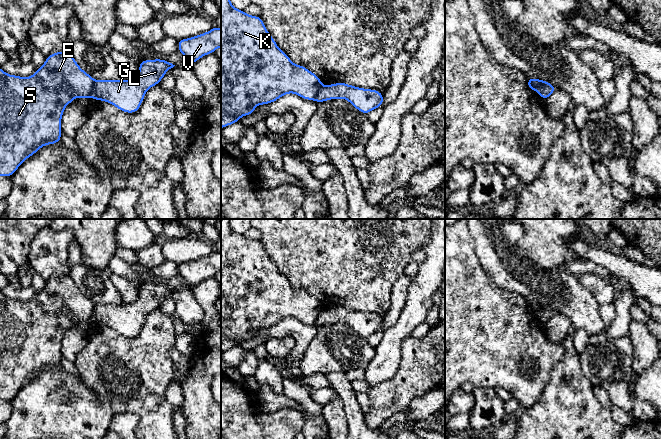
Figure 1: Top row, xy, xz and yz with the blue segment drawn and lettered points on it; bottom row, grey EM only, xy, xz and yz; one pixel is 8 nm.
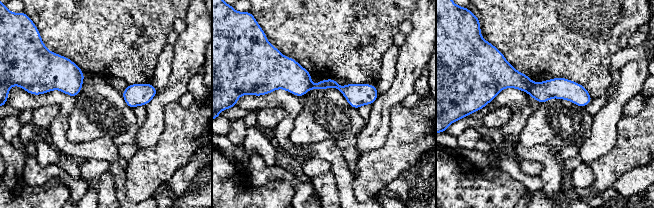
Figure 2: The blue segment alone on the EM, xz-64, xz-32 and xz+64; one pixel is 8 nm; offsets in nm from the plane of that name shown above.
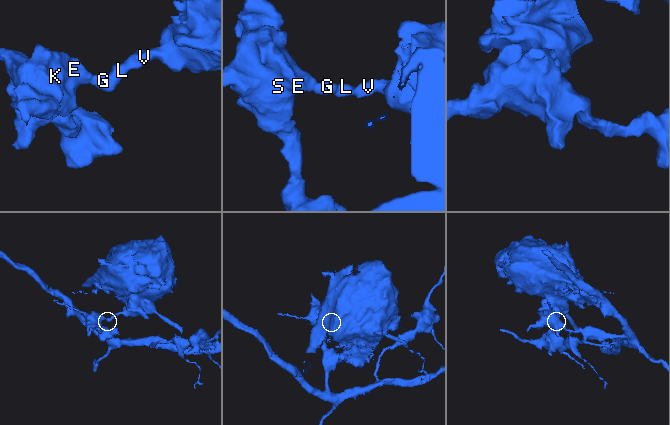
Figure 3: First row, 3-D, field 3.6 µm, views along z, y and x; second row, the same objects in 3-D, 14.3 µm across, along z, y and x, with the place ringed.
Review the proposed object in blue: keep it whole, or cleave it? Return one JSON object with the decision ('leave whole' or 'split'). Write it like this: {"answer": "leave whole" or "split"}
{"answer": "split"}

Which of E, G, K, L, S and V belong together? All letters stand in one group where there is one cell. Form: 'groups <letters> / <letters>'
groups E K S / G L V

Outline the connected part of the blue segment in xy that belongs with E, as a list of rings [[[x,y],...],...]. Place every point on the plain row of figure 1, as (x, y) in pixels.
[[[69,274],[53,277],[30,301],[9,299],[0,291],[0,400],[12,400],[41,371],[61,365],[61,343],[66,330],[78,322],[90,322],[95,304],[75,285]]]

